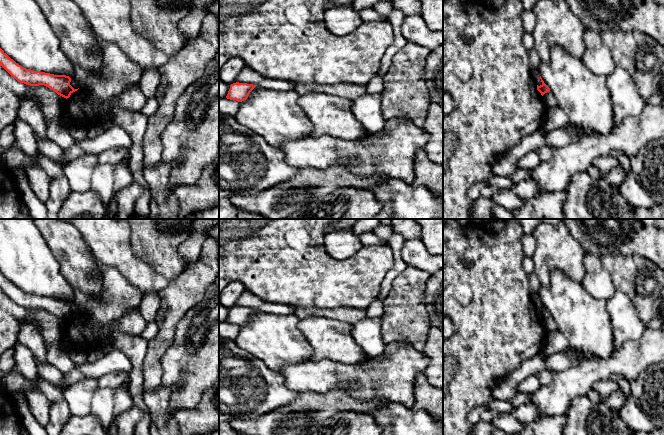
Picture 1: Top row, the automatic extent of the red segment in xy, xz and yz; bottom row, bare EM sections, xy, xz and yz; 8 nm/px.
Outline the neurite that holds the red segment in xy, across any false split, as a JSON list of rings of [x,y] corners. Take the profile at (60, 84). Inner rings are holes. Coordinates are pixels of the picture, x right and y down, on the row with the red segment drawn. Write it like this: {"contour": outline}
{"contour": [[[1,48],[0,65],[18,82],[30,86],[44,85],[66,99],[79,88],[74,77],[26,69],[11,59]]]}

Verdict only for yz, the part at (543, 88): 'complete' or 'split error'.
split error

